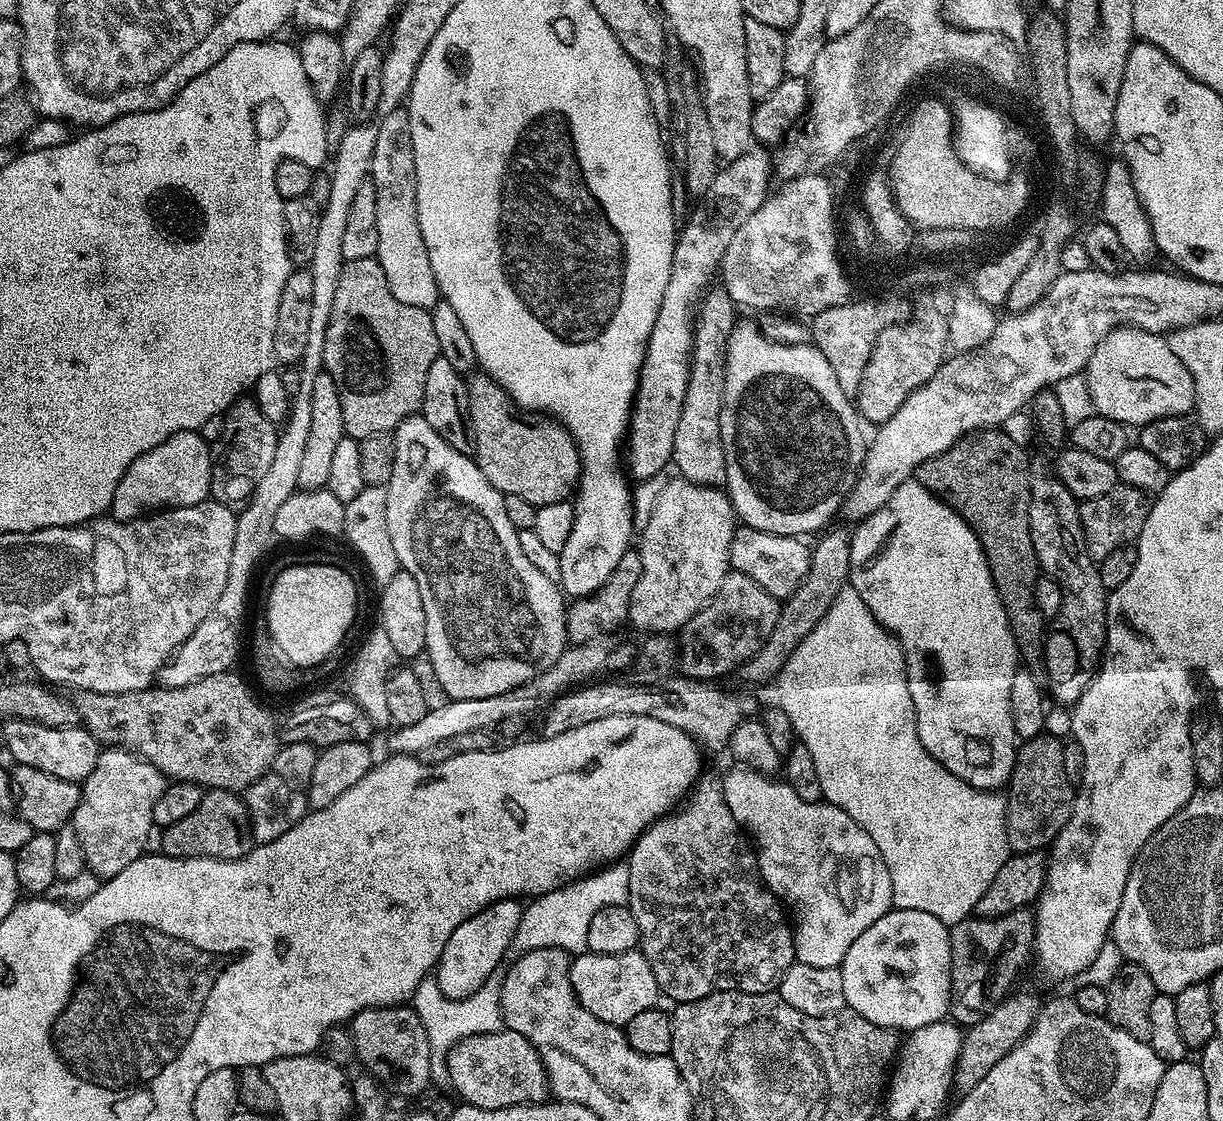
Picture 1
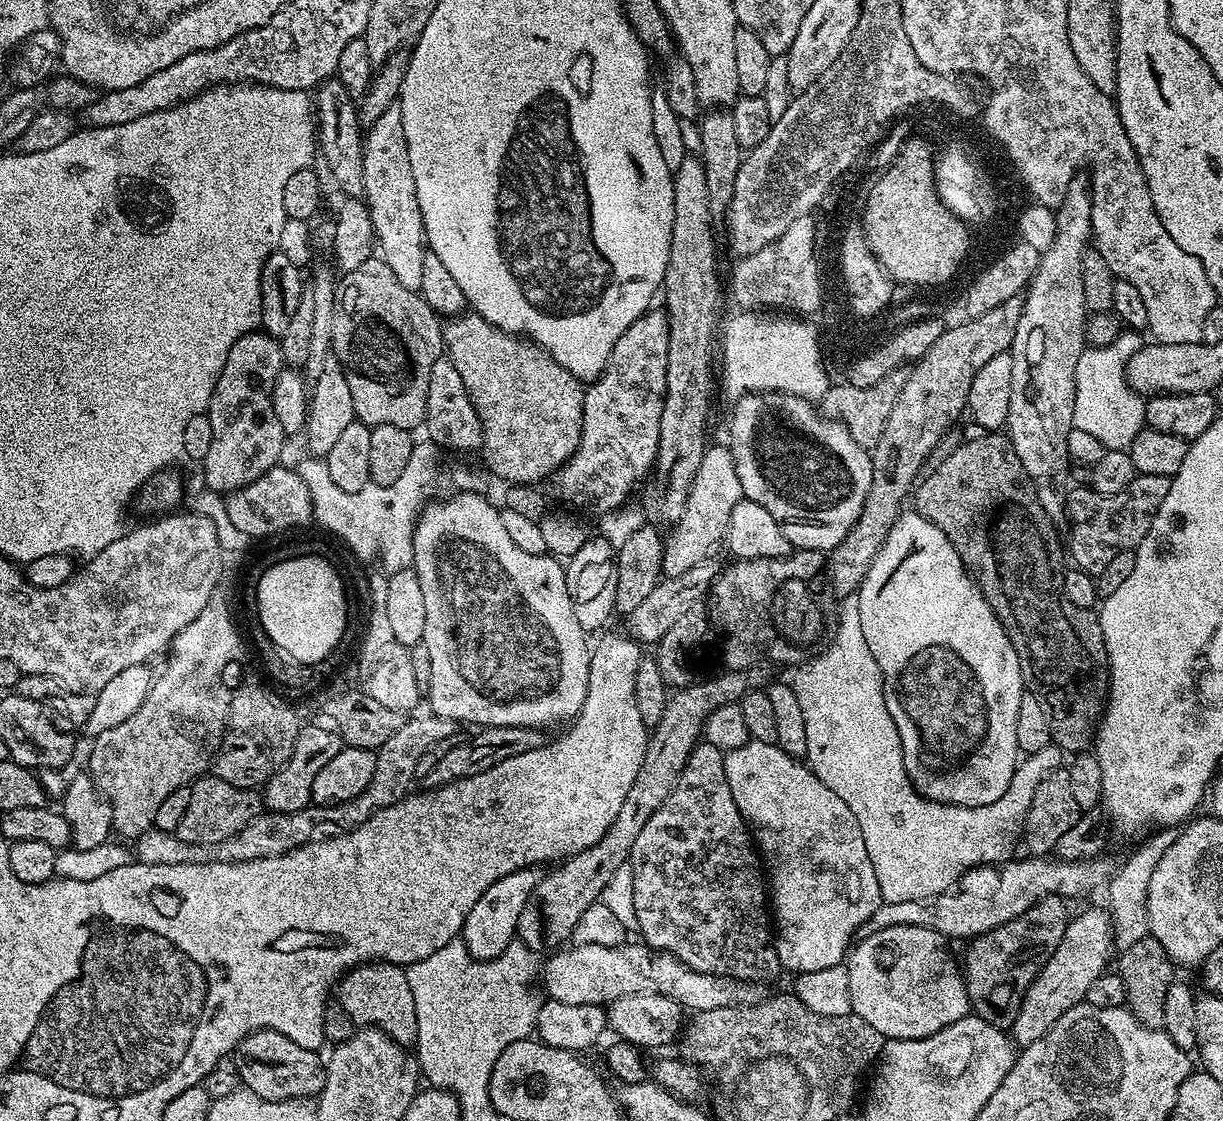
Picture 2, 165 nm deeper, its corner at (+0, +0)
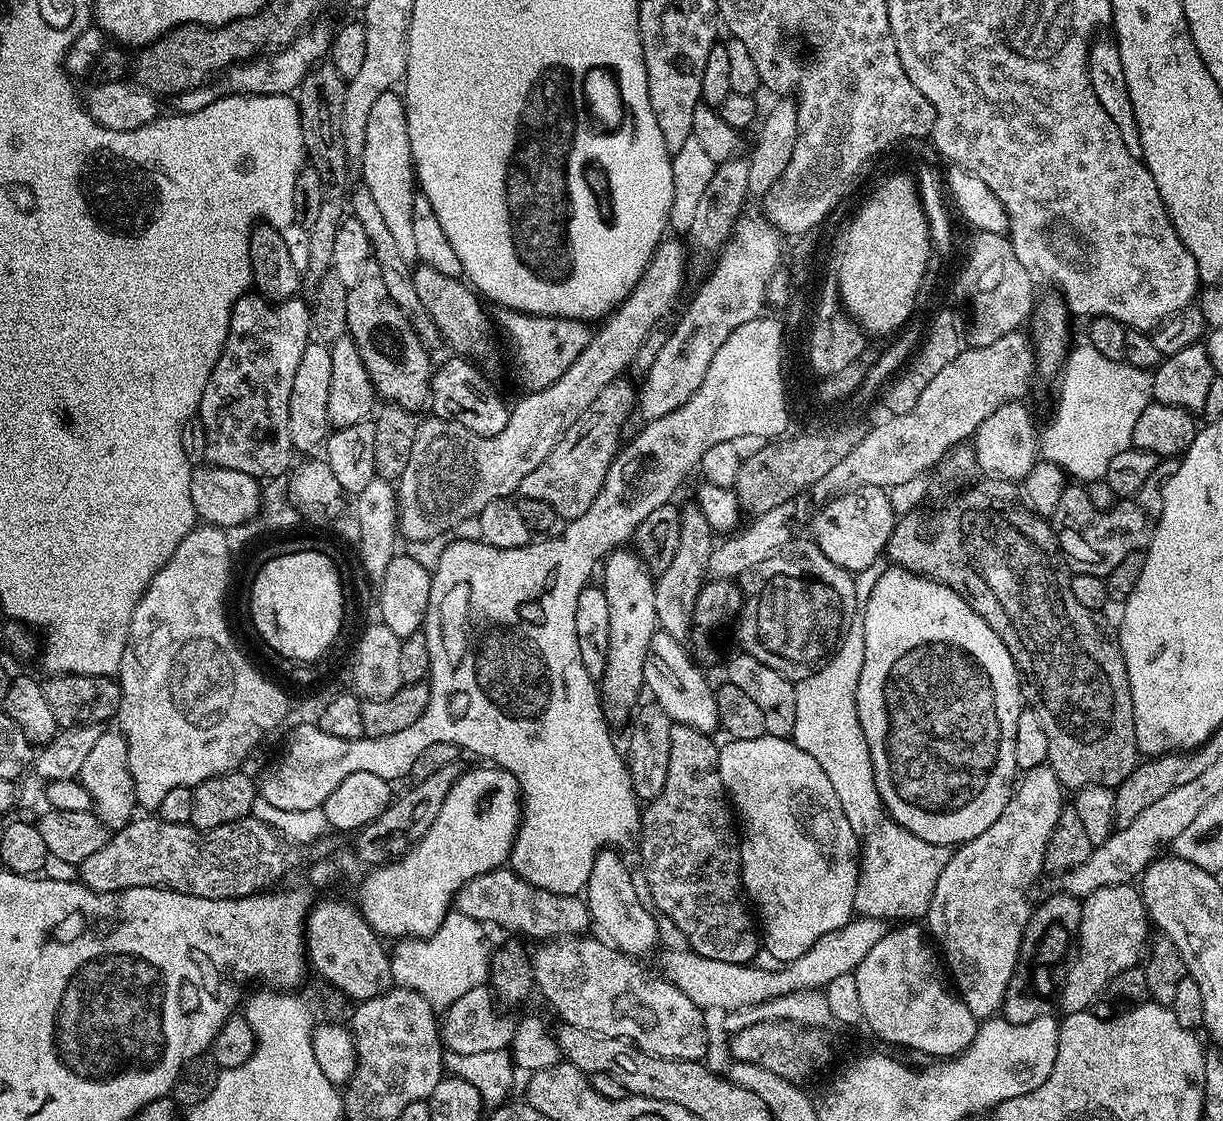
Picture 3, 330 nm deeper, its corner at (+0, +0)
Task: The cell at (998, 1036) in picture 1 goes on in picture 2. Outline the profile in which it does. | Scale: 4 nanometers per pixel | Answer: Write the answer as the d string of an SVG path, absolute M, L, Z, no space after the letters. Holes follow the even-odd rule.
M1088 908L1077 916L1075 913L1068 921L1066 934L1062 934L1062 942L1058 942L1058 950L1050 954L1046 966L1032 979L1032 985L1022 998L1010 1029L1013 1044L1023 1046L1038 1042L1066 1010L1085 1003L1086 990L1090 990L1090 985L1101 974L1109 971L1108 959L1112 952L1114 956L1112 916L1108 908Z

